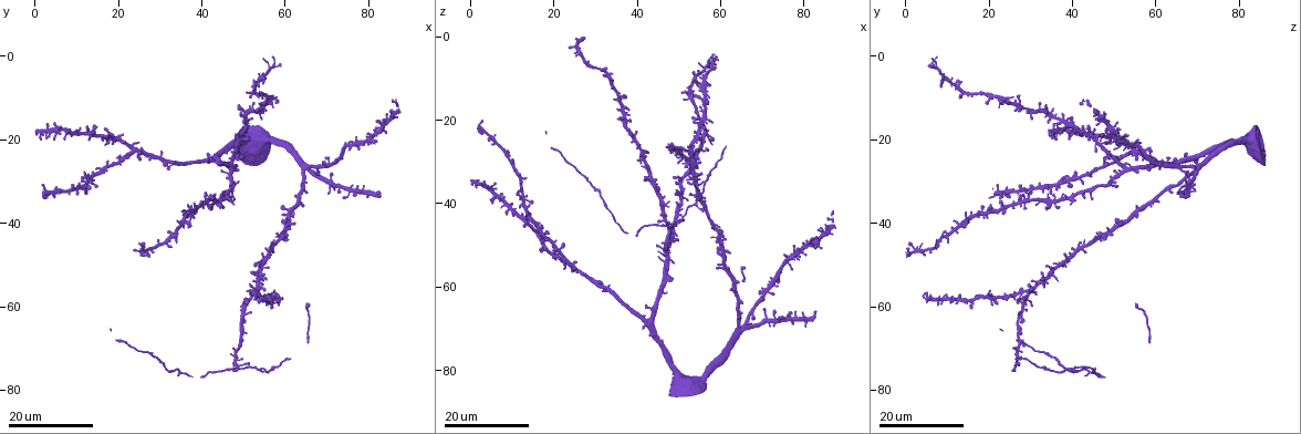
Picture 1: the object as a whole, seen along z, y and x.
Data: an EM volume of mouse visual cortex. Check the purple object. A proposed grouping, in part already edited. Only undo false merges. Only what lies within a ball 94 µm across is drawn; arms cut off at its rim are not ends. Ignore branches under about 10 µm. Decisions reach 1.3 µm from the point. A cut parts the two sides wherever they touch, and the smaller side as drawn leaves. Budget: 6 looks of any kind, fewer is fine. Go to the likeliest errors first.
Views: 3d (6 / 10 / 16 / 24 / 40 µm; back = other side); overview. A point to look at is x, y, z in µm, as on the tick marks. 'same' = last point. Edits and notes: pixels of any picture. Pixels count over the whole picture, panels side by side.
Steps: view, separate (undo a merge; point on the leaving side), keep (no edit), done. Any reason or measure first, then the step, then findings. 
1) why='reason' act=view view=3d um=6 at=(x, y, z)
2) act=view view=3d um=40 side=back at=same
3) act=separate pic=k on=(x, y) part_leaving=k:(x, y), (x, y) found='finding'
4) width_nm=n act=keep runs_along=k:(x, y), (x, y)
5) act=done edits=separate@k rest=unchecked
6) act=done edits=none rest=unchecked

why='looks like a crossing' act=view view=3d um=16 at=(23.0, 23.0, 54.0)

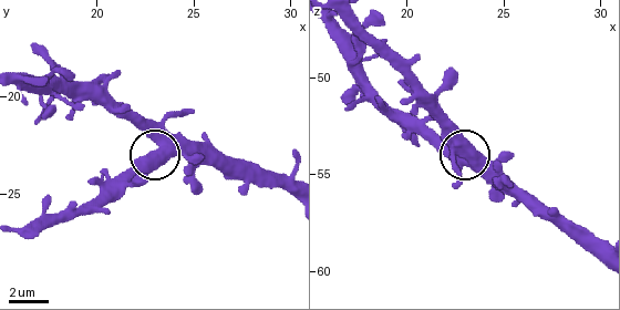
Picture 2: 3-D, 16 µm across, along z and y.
act=view view=3d um=10 at=(23.1, 22.3, 54.2)

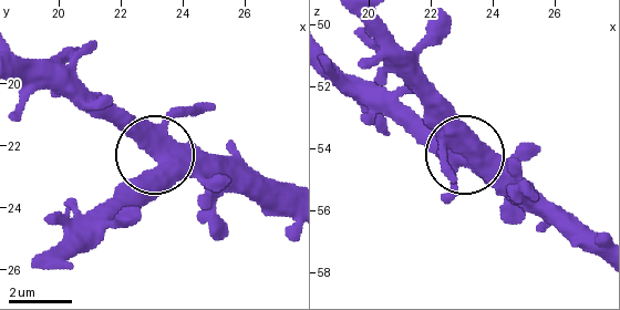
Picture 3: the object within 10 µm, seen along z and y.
act=keep found='continuous, no second cell'

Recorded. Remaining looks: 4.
why='two arms in line, one across' act=view view=3d um=24 at=(52.0, 57.5, 29.5)

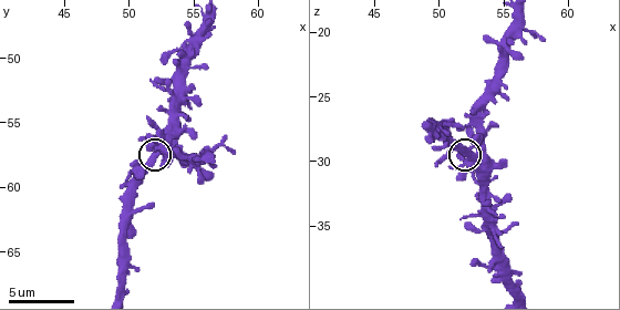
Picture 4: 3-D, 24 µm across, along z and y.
why='zoom in' act=view view=3d um=6 at=(52.0, 57.8, 29.0)

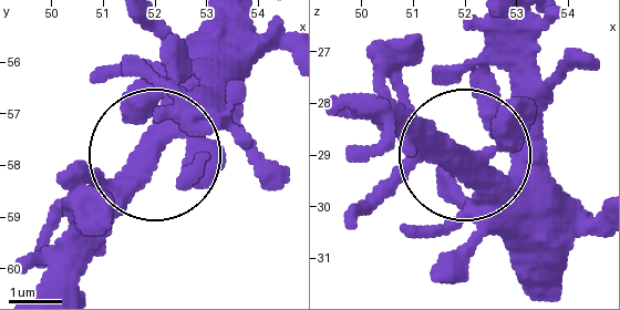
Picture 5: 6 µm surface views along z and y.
act=keep found='one cell here'

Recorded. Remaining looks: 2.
why='a fork' act=view view=3d um=24 at=(65.0, 27.0, 69.5)

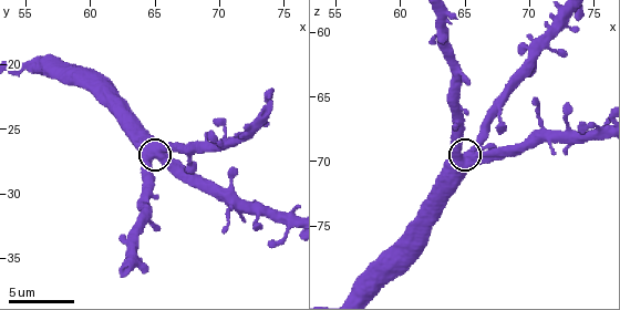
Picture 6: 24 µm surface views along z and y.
act=view view=3d um=6 at=same

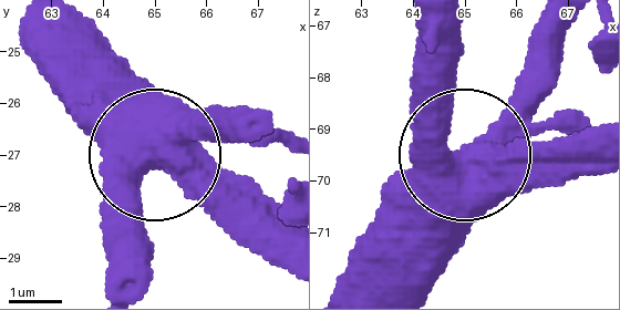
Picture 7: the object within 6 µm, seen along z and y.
arms=3 act=keep runs_along=7:(386, 287), (462, 208), (479, 142), (554, 66) found='all the same cell'

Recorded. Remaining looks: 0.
act=done edits=none rest=unchecked

